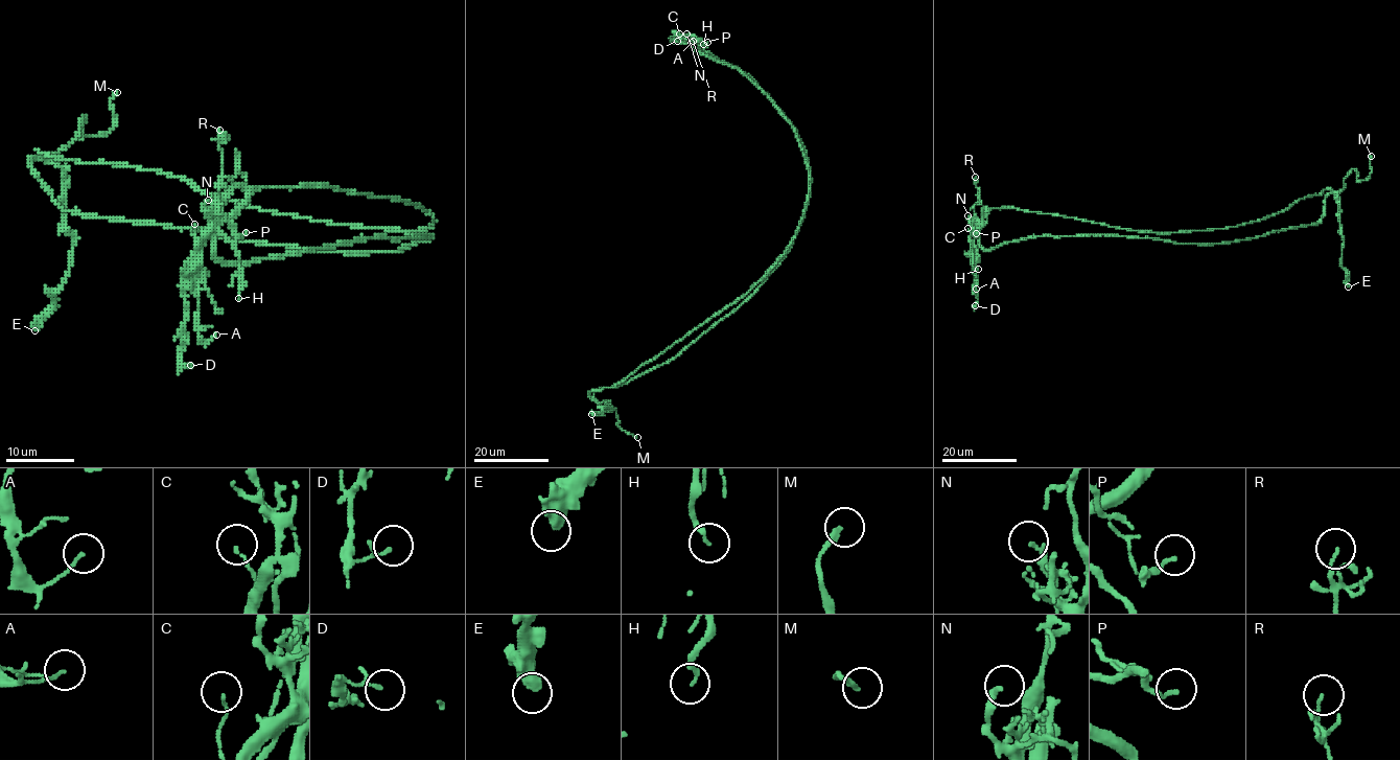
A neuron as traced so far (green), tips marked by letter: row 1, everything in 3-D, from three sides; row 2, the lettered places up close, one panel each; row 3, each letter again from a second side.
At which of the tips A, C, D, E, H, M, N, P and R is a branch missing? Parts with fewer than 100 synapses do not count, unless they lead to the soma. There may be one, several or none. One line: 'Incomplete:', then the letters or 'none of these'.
Incomplete: M

